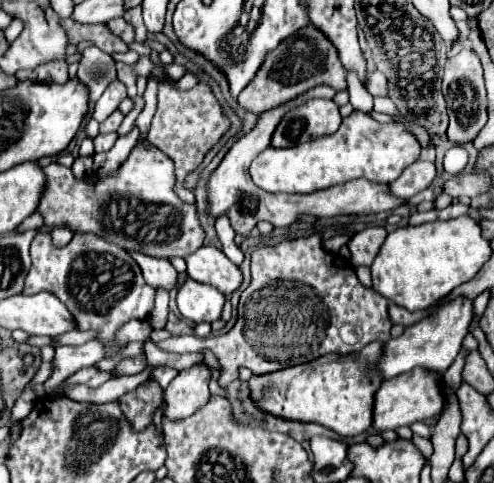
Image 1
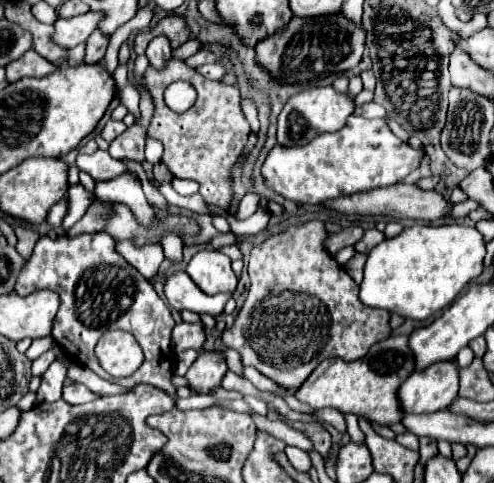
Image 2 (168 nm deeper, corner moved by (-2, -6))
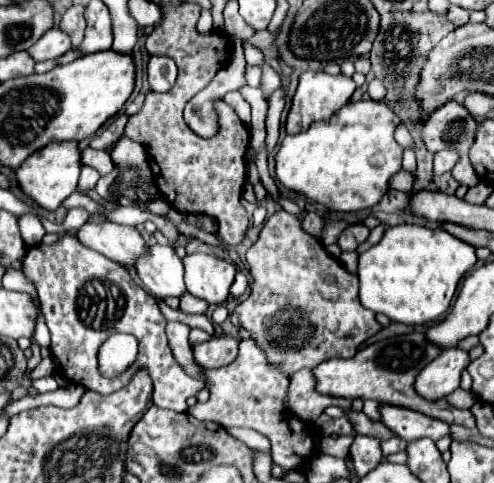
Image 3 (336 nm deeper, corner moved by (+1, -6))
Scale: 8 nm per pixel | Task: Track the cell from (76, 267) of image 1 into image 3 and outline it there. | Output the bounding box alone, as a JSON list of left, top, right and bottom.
[22,233,202,413]

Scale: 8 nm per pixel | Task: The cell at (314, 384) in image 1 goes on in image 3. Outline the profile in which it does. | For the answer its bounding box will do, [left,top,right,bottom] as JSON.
[312,333,474,427]

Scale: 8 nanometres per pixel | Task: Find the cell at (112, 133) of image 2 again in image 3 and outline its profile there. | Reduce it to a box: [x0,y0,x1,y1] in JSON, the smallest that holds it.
[90,113,128,149]

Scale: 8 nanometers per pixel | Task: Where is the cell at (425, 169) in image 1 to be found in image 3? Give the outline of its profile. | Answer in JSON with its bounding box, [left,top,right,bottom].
[434,149,458,177]

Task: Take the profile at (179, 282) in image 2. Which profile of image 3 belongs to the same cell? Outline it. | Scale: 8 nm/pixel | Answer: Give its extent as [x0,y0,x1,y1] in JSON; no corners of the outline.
[134,245,188,299]

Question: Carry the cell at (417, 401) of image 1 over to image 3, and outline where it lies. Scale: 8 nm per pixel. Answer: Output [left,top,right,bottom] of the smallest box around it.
[414,347,470,401]

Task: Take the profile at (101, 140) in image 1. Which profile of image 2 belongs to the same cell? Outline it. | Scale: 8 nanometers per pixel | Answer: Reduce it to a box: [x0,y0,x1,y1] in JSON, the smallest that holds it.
[75,151,137,181]

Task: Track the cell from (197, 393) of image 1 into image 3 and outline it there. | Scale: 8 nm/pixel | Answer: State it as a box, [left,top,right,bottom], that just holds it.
[194,337,238,369]

